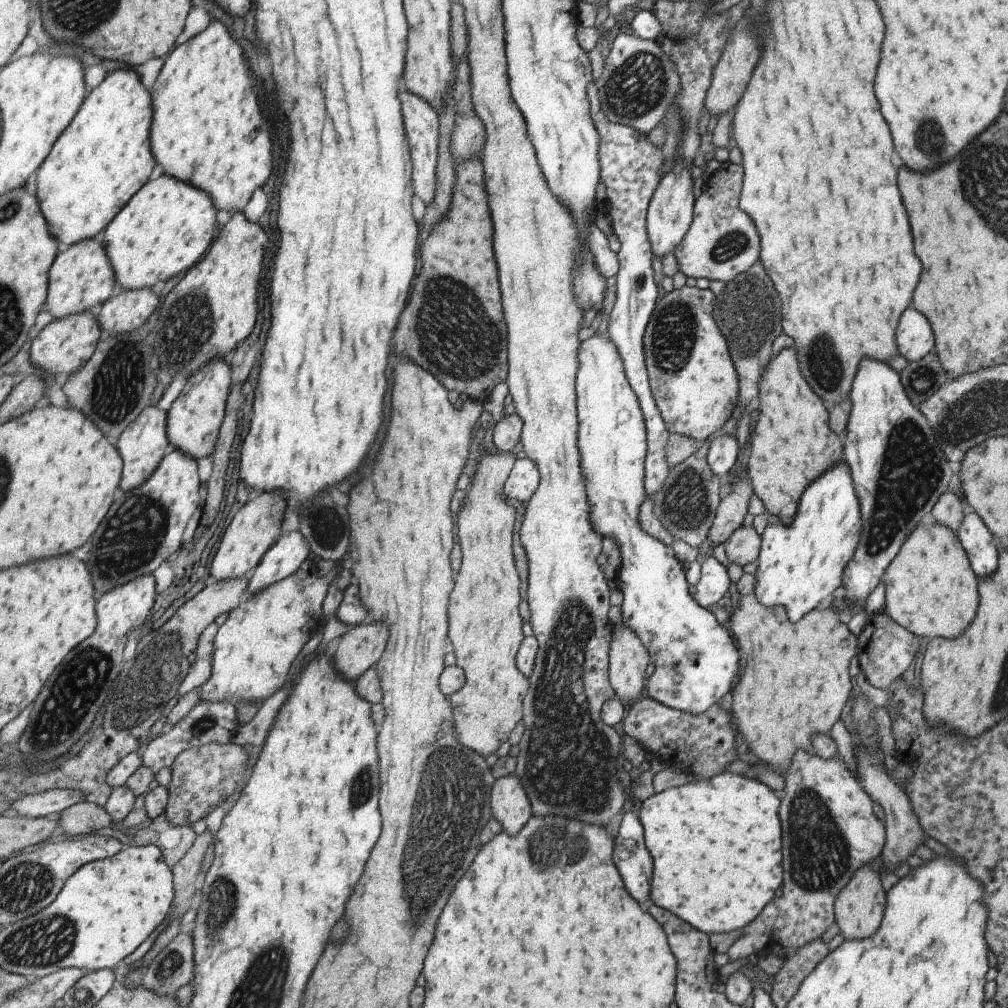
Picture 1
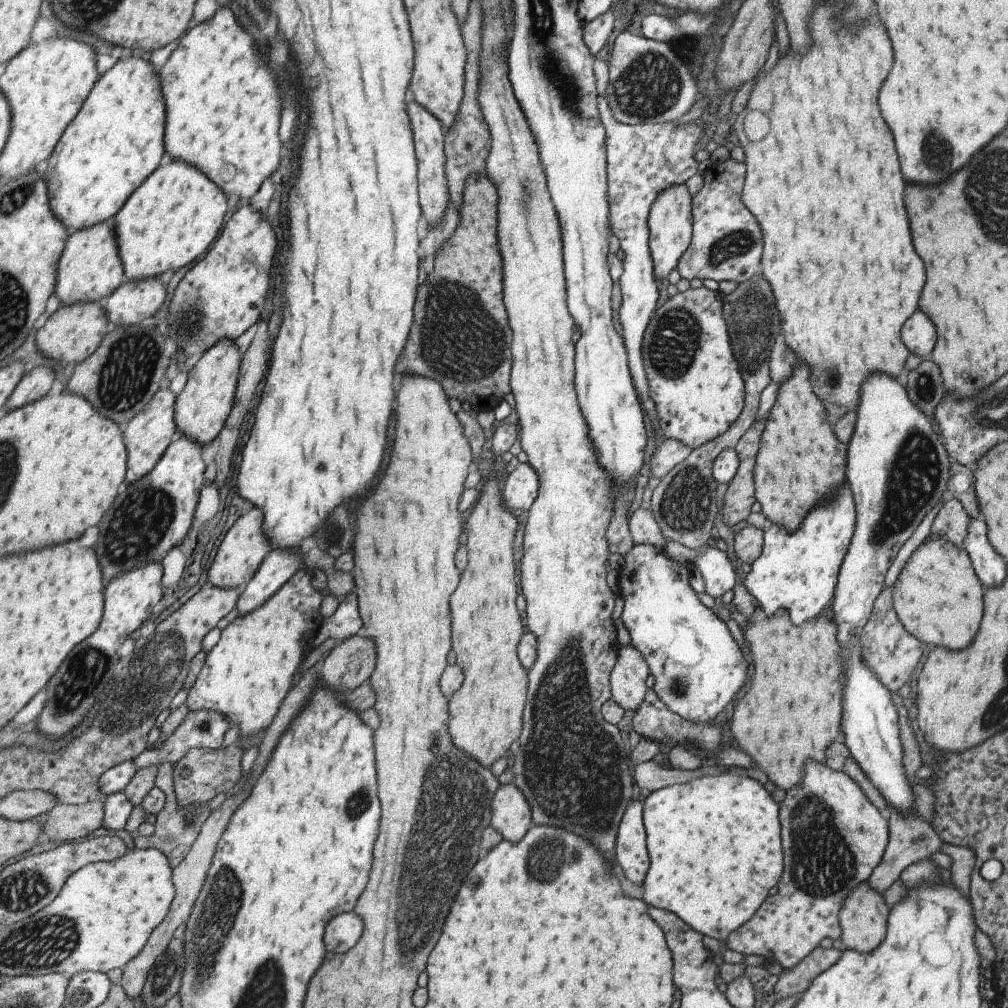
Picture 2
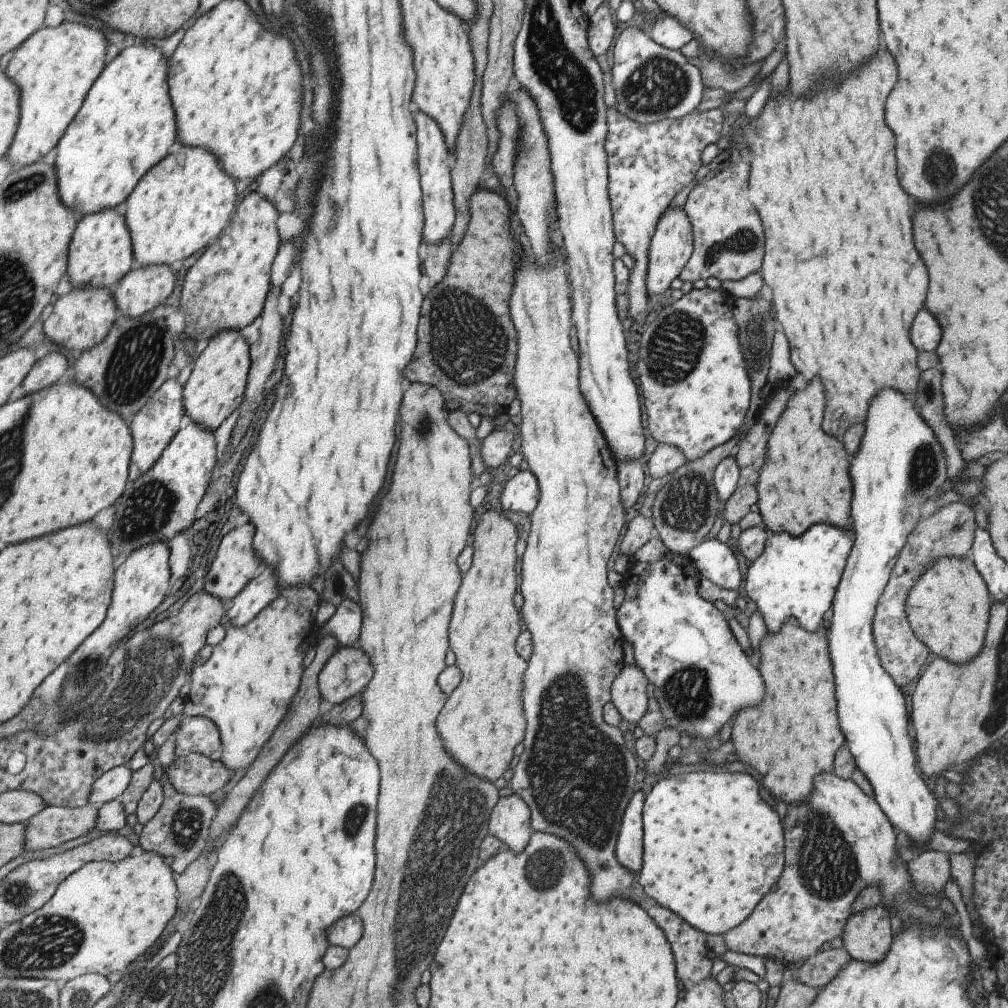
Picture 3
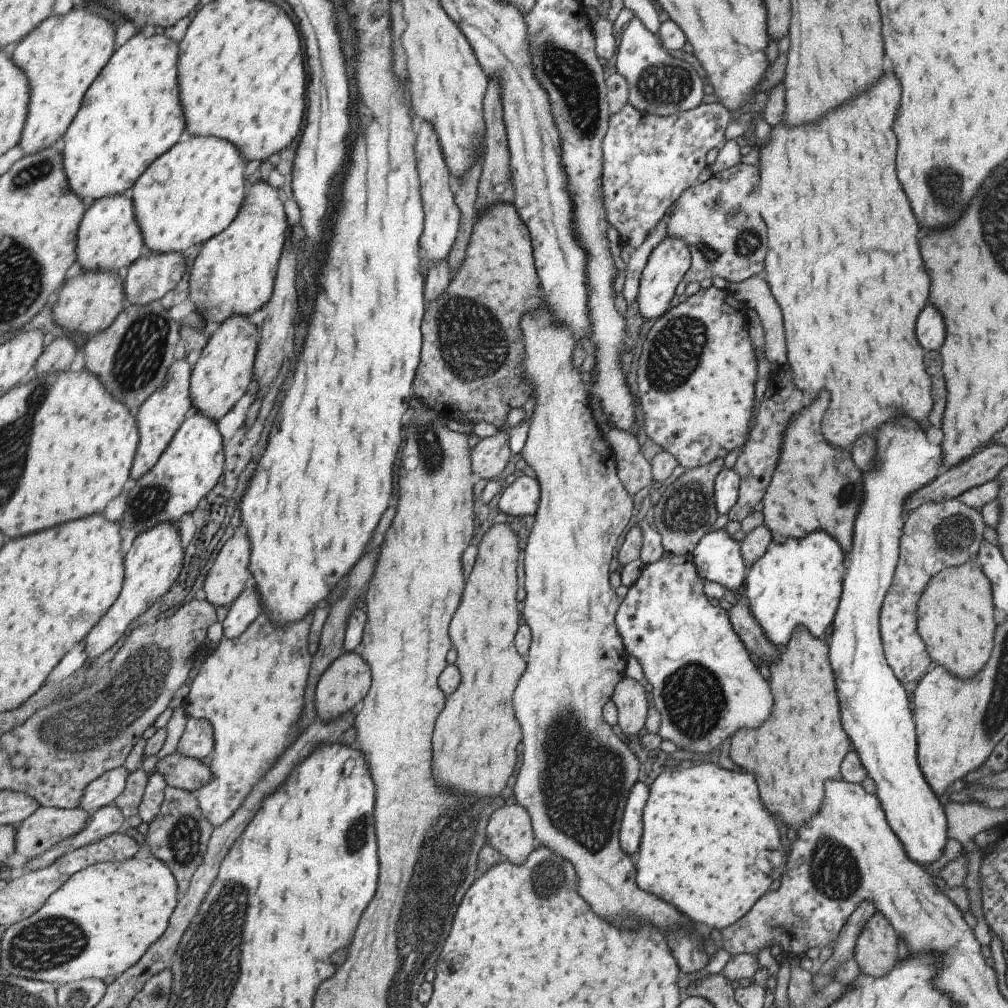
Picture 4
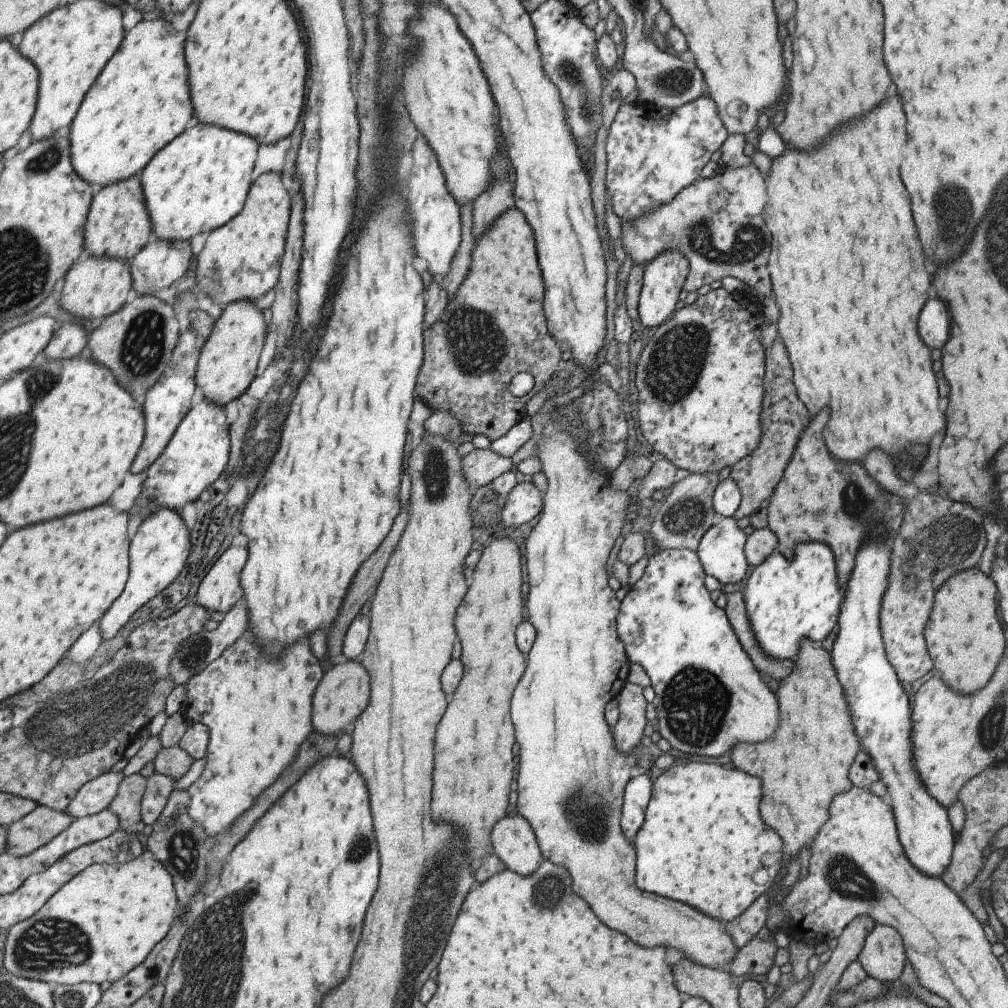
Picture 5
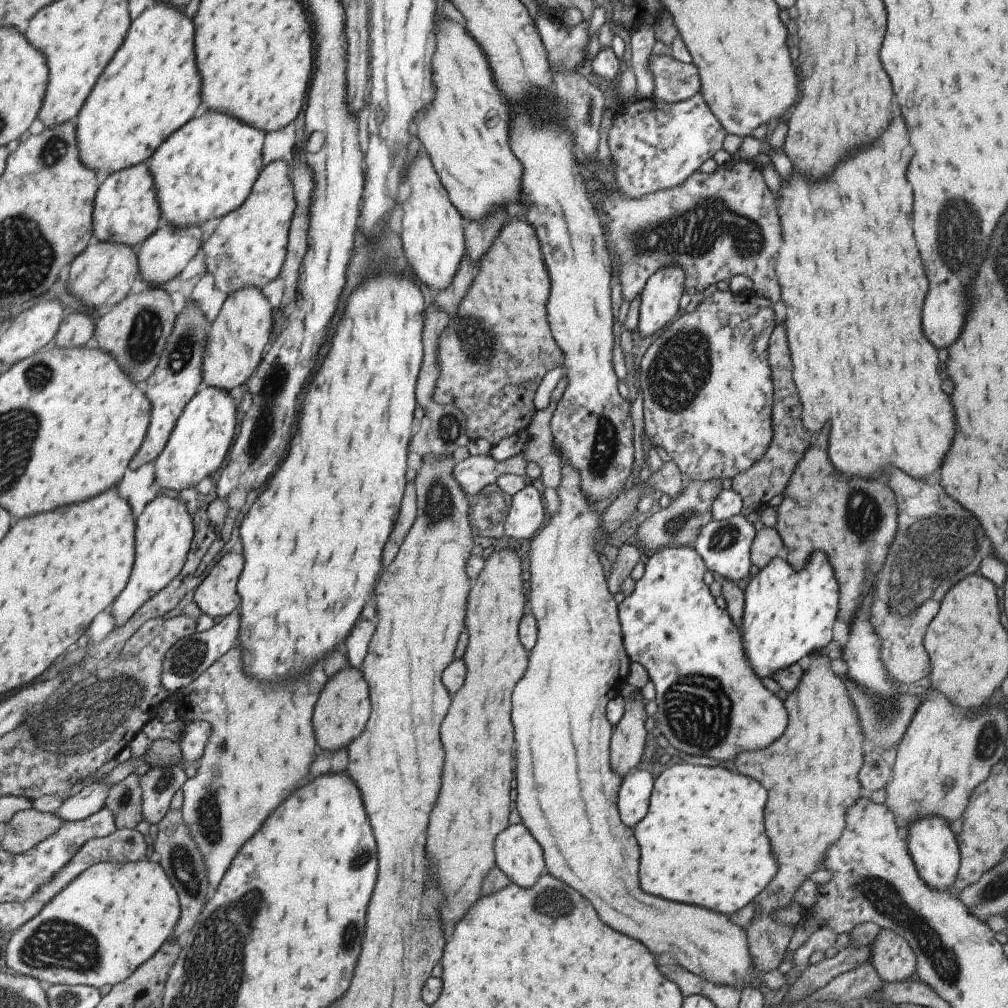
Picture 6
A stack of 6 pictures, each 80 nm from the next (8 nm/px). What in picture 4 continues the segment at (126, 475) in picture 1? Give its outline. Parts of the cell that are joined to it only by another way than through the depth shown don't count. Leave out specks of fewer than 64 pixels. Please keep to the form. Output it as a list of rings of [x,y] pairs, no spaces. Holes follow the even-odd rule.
[[[183,356],[176,361],[174,366],[171,367],[170,374],[167,375],[166,383],[158,391],[155,391],[140,408],[137,422],[141,440],[131,473],[132,478],[136,481],[144,477],[159,462],[162,454],[175,438],[175,434],[193,411],[194,402],[190,391],[190,380],[194,368],[191,368],[191,364],[185,359],[186,356]]]

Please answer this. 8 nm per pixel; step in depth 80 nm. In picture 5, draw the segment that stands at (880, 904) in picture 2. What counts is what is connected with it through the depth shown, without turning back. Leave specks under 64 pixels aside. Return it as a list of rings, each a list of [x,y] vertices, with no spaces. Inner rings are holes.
[[[874,923],[865,938],[856,961],[867,976],[881,983],[897,980],[906,957],[899,933],[890,926]]]

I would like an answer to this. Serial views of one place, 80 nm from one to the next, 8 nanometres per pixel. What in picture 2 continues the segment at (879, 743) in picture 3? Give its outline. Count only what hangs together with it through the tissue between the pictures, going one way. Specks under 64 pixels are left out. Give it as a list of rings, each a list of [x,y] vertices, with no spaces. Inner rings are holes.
[[[875,372],[859,386],[859,408],[856,410],[855,430],[846,444],[845,481],[851,492],[855,510],[855,527],[851,543],[844,554],[830,602],[835,624],[835,640],[841,660],[841,739],[848,754],[869,779],[871,785],[885,800],[887,808],[896,808],[900,813],[915,811],[912,808],[912,792],[901,762],[902,749],[899,738],[897,711],[890,696],[889,688],[875,676],[867,660],[863,660],[861,632],[867,618],[871,616],[873,604],[879,596],[884,575],[892,564],[897,552],[907,542],[917,526],[939,499],[946,496],[949,480],[950,460],[942,446],[941,439],[934,431],[932,423],[908,398],[907,384],[893,380]]]

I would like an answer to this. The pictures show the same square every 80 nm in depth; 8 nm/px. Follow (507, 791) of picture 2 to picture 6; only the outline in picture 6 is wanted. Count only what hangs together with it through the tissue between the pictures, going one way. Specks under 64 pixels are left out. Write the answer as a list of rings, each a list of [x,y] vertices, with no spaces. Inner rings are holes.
[[[521,822],[503,828],[495,840],[495,860],[510,882],[521,888],[532,887],[546,870],[541,847]]]

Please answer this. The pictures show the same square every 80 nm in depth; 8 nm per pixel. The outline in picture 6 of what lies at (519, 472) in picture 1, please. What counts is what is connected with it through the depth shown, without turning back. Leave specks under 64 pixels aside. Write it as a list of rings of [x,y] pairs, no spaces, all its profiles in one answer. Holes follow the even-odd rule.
[[[534,484],[525,485],[510,497],[503,532],[509,538],[531,538],[543,524],[543,499]]]

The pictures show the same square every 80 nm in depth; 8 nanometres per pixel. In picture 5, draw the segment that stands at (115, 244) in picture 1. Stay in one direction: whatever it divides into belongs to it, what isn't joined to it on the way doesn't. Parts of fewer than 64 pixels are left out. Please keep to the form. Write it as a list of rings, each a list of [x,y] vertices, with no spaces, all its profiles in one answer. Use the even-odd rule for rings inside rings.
[[[193,123],[178,139],[169,143],[140,175],[143,196],[153,223],[153,240],[190,241],[201,232],[217,231],[233,220],[245,206],[261,144],[258,140],[226,128]]]

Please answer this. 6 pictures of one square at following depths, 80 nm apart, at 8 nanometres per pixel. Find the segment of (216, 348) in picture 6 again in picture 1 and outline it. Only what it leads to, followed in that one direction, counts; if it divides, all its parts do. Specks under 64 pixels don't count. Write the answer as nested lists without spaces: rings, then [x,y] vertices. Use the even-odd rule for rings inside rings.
[[[223,359],[212,360],[206,367],[190,376],[168,411],[168,440],[171,447],[192,459],[201,460],[214,454],[222,424],[226,420],[226,406],[230,399],[233,372]]]

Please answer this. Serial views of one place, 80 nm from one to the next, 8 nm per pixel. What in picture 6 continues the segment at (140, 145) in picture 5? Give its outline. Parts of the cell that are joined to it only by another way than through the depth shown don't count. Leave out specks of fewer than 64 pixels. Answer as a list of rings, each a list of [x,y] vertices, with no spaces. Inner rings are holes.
[[[155,2],[131,25],[126,42],[103,71],[90,98],[75,119],[82,163],[94,169],[101,180],[119,171],[149,162],[155,151],[204,109],[202,74],[194,46],[197,34],[193,18],[185,18],[178,7]]]

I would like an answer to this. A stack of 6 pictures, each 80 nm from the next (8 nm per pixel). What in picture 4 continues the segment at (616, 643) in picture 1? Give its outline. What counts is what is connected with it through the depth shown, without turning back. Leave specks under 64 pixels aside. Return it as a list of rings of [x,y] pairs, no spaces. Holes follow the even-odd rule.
[[[623,676],[614,686],[610,698],[616,708],[618,726],[624,732],[623,736],[637,735],[637,731],[644,726],[649,707],[649,694],[646,694],[644,683],[637,682]]]

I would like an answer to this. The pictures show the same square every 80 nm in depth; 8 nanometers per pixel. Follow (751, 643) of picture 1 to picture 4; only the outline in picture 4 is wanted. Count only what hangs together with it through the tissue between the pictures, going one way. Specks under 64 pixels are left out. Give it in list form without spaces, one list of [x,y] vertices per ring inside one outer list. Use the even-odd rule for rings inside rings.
[[[795,627],[791,631],[788,642],[779,650],[781,658],[769,666],[769,688],[773,696],[771,716],[767,716],[769,720],[757,728],[757,736],[753,728],[751,730],[743,728],[743,732],[735,732],[731,736],[731,748],[729,748],[731,760],[739,768],[743,766],[743,770],[749,770],[755,774],[759,796],[768,813],[775,814],[784,825],[794,829],[806,823],[818,811],[826,780],[839,778],[839,764],[842,763],[846,752],[851,749],[840,721],[836,688],[829,668],[825,644],[823,639],[811,636],[805,627]],[[801,698],[815,700],[815,704],[809,704],[807,710],[801,710]]]

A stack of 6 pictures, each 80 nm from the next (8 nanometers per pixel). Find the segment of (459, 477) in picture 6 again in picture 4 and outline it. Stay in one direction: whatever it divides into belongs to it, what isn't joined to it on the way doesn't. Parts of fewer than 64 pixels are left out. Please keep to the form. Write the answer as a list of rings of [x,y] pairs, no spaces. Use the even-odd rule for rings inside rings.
[[[503,431],[482,438],[471,449],[471,470],[477,478],[491,478],[499,474],[511,456],[508,438]]]

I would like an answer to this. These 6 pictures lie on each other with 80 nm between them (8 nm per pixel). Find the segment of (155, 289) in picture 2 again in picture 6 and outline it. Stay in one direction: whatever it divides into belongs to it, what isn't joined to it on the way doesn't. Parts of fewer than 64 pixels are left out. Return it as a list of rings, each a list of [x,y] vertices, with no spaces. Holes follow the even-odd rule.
[[[163,223],[145,243],[139,246],[138,265],[143,282],[151,288],[158,288],[159,284],[167,285],[169,280],[179,276],[187,264],[197,256],[203,246],[203,232],[195,226],[189,229],[177,229],[174,225]]]

